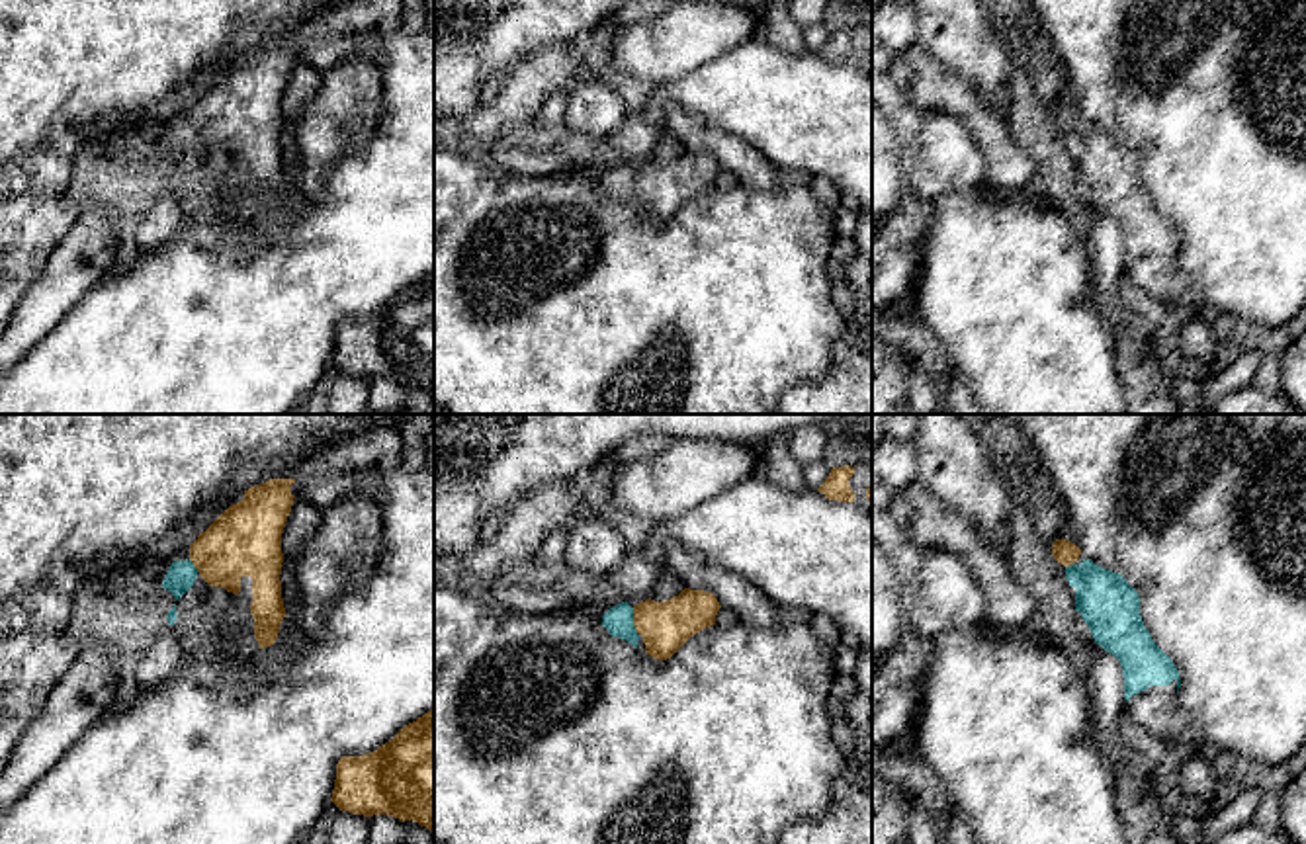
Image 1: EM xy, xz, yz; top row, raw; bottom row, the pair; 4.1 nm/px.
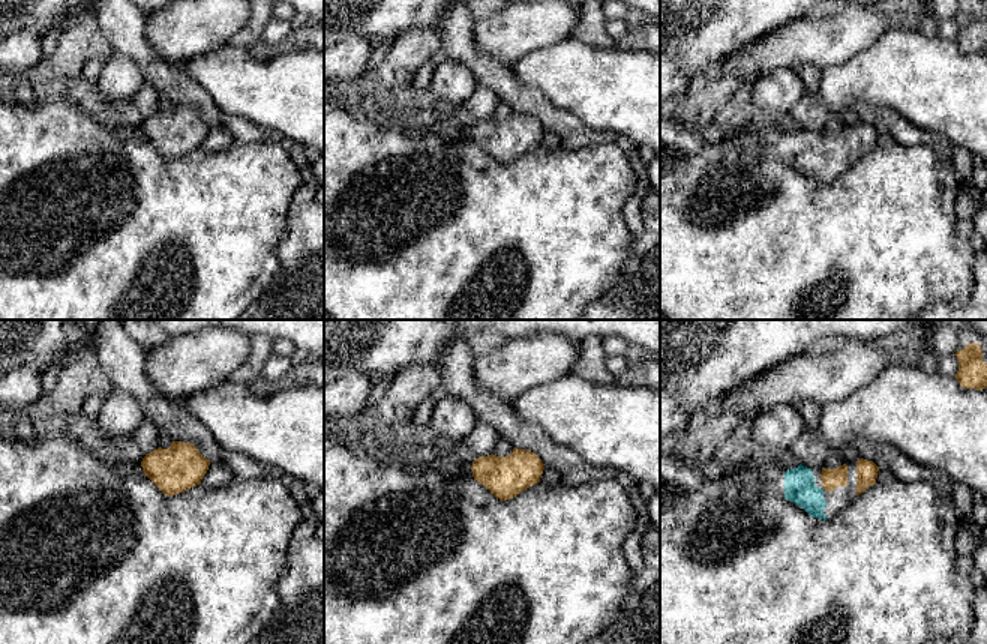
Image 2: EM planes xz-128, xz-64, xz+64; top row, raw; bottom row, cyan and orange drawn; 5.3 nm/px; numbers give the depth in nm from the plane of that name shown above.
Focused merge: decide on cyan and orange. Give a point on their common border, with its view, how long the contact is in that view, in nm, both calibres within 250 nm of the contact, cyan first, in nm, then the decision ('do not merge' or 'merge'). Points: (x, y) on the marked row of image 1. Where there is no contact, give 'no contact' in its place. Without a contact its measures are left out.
meets cyan in xz at (632, 620); contact 110 nm long; 120 nm thick on the cyan side, 200 nm on the other; merge

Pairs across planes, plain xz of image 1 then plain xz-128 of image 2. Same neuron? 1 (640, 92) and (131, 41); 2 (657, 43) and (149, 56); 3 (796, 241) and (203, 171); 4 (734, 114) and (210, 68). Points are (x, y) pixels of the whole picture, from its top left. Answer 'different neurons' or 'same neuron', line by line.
1: same neuron
2: different neurons
3: same neuron
4: same neuron

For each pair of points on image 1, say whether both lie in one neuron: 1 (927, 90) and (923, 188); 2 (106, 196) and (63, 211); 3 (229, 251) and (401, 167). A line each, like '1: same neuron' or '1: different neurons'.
1: different neurons
2: different neurons
3: same neuron

